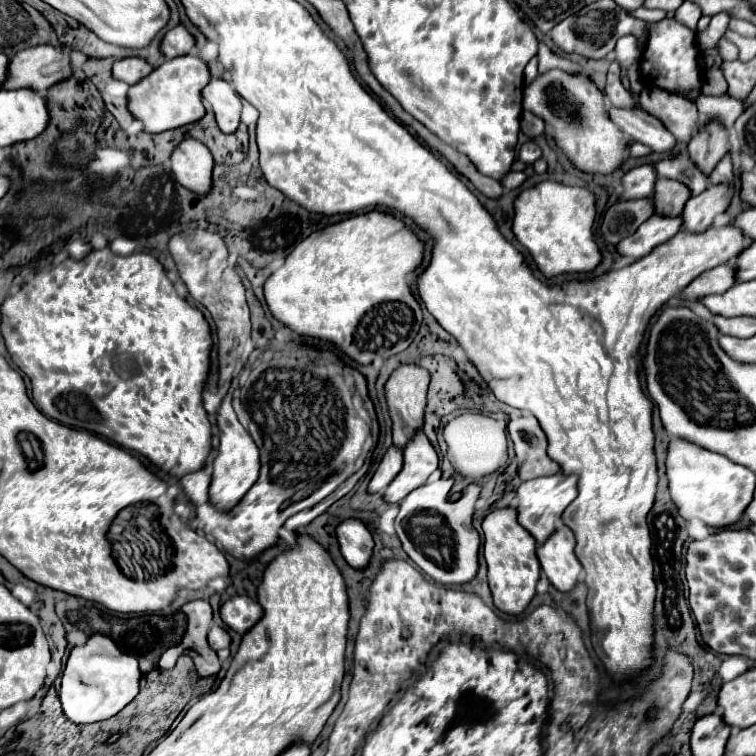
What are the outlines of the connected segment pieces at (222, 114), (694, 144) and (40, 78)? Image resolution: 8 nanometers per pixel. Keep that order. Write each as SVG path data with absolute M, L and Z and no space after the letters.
M211 79L203 89L203 97L211 103L219 129L227 135L235 133L241 123L241 97L233 87L223 79Z
M709 121L709 125L701 127L699 135L689 143L689 157L703 175L709 175L727 151L729 139L717 121Z
M29 47L27 51L19 51L7 67L7 79L3 83L3 89L11 91L11 89L31 89L39 95L43 95L51 85L67 79L71 75L71 61L69 61L69 53L73 49L71 47Z

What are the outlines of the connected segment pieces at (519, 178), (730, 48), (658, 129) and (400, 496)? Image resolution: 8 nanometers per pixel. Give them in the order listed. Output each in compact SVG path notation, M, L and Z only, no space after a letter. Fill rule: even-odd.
M509 171L509 173L503 177L501 185L503 185L503 189L505 189L505 191L511 191L511 189L517 189L523 181L525 181L525 173L515 173L515 171Z
M723 37L723 39L719 41L717 49L719 49L719 55L721 55L723 61L735 61L735 59L737 59L737 47L735 47L729 39Z
M611 107L611 119L615 125L633 137L635 141L651 147L657 153L671 153L677 147L677 139L673 133L669 133L663 123L647 113L645 109L615 109Z
M421 429L417 431L417 435L413 435L411 443L407 443L405 455L403 455L403 469L385 489L383 499L387 503L403 501L405 495L409 495L413 489L423 485L431 475L431 471L435 469L437 469L435 447L431 445L425 431Z

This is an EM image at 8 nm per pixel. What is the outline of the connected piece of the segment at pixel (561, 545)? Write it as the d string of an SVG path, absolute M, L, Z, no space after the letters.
M559 525L545 543L537 547L541 567L559 591L571 591L581 575L581 563L575 555L575 535L567 525Z

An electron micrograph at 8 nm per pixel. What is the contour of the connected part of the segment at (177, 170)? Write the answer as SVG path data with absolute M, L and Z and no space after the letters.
M183 139L171 155L171 169L177 181L199 197L211 193L213 165L211 151L197 139Z

